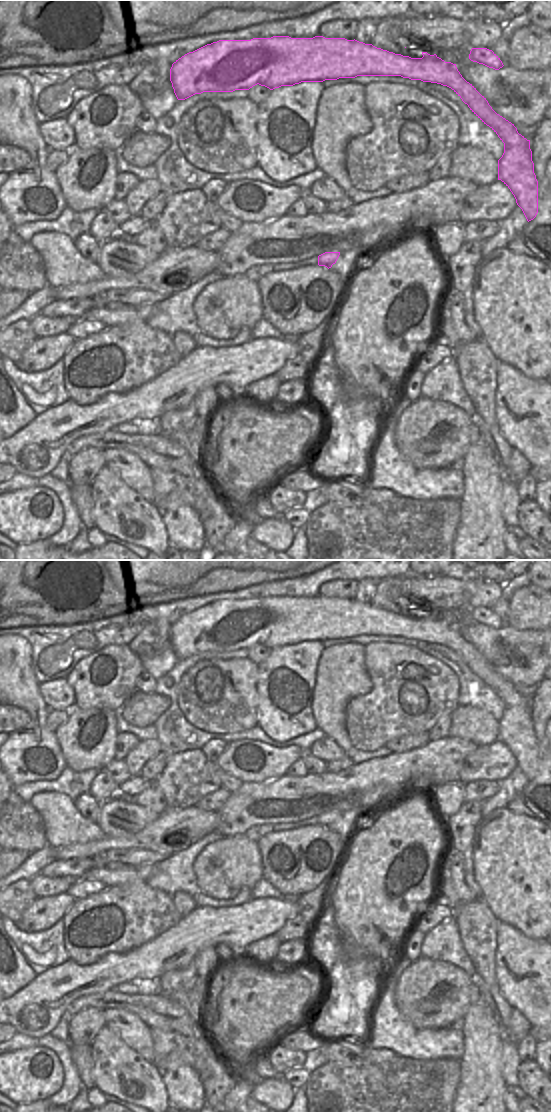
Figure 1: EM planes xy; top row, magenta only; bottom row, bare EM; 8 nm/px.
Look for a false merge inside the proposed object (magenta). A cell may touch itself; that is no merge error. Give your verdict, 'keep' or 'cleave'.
keep

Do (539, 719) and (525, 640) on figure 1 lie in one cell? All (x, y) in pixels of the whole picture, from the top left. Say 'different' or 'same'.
different

